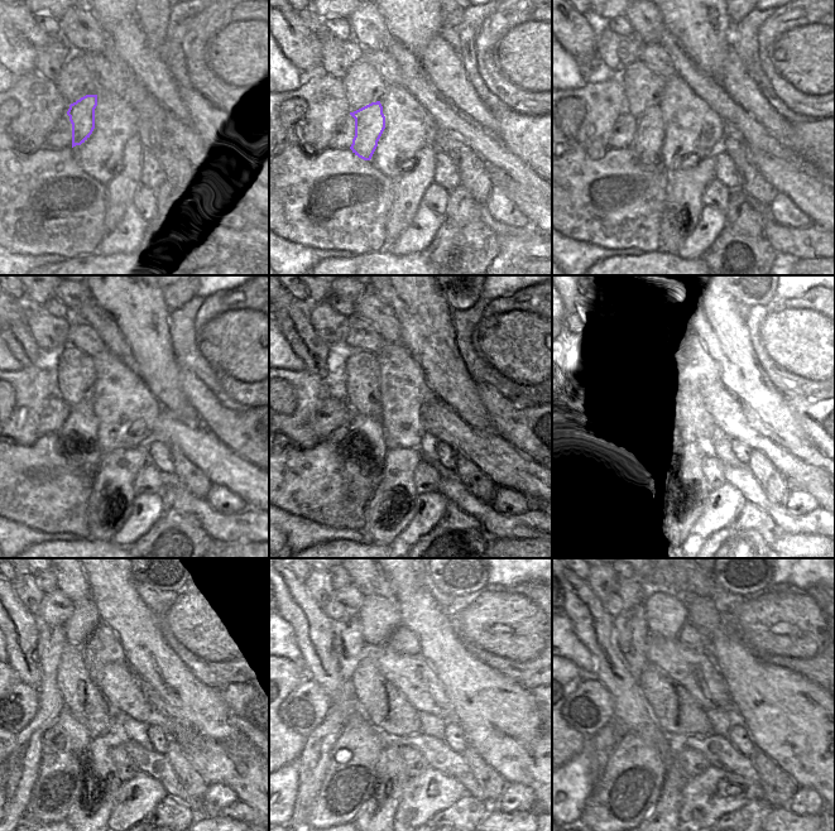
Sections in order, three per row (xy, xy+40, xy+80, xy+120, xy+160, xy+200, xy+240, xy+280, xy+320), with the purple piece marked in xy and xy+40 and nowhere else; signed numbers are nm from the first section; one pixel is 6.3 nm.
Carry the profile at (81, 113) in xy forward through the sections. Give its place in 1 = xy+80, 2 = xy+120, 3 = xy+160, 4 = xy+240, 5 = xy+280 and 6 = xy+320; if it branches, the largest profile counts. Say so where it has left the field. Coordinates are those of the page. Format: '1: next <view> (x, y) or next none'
1: next xy+80 (648, 139)
2: next xy+120 (80, 431)
3: next xy+160 (360, 436)
4: next xy+240 (66, 752)
5: next xy+280 (350, 777)
6: next xy+320 (630, 784)

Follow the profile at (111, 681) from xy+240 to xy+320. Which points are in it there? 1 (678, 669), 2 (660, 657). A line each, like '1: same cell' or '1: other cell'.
1: same cell
2: same cell

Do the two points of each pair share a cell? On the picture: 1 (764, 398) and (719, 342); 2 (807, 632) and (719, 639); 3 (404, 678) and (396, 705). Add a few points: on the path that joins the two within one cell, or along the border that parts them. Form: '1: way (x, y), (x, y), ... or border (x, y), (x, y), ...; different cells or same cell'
1: way (750, 384), (725, 356); same cell
2: border (730, 627), (758, 658); different cells
3: border (379, 671), (418, 714); different cells

